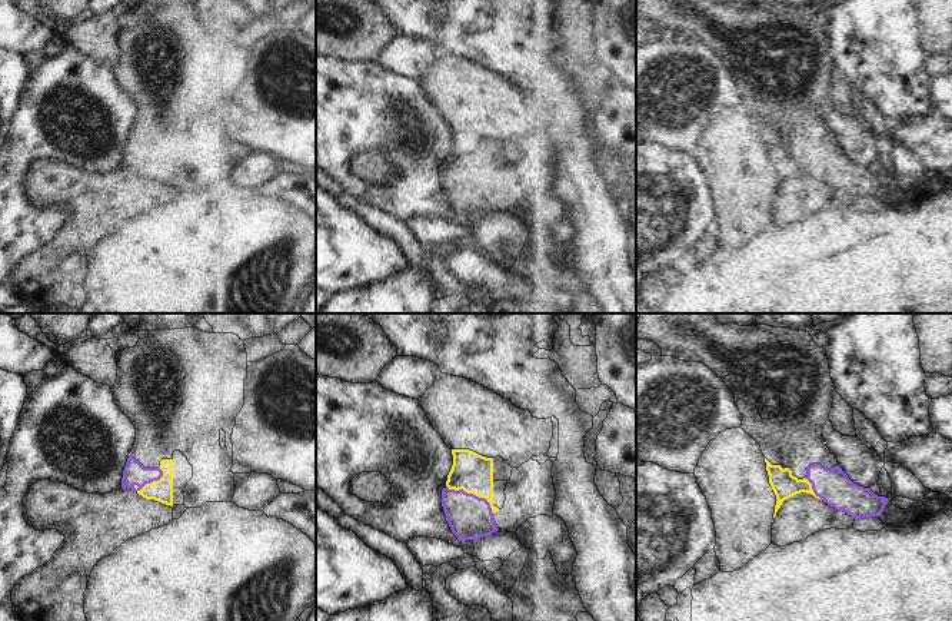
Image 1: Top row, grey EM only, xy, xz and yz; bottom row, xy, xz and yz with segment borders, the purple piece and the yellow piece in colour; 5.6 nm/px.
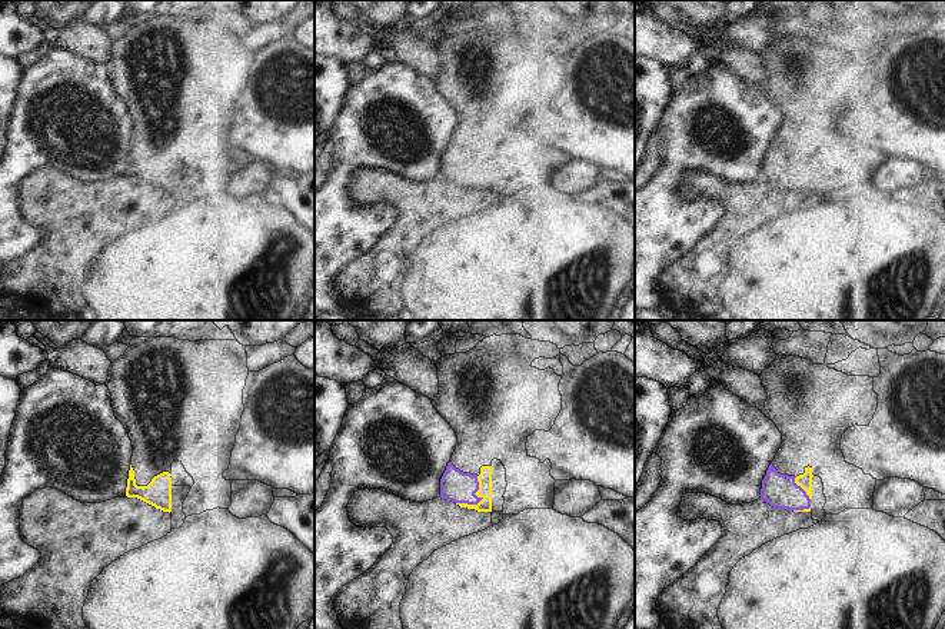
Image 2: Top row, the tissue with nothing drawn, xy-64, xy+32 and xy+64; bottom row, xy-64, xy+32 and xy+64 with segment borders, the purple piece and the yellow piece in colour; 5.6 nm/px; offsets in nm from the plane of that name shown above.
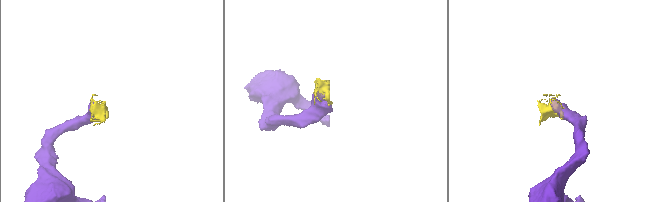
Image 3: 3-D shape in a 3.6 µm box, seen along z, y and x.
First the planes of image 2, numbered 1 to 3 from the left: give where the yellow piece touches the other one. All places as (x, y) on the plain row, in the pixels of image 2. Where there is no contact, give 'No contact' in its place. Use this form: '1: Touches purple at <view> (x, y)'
1: No contact
2: Touches purple at xy+32 (479, 180)
3: Touches purple at xy+64 (802, 169).

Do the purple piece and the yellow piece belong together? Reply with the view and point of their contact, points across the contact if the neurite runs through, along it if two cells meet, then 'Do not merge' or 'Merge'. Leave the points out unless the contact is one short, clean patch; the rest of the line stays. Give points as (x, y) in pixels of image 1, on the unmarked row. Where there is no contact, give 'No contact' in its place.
Touches purple at xz (472, 173). Path across: xz (469, 196), (472, 173), (472, 152). Merge.

